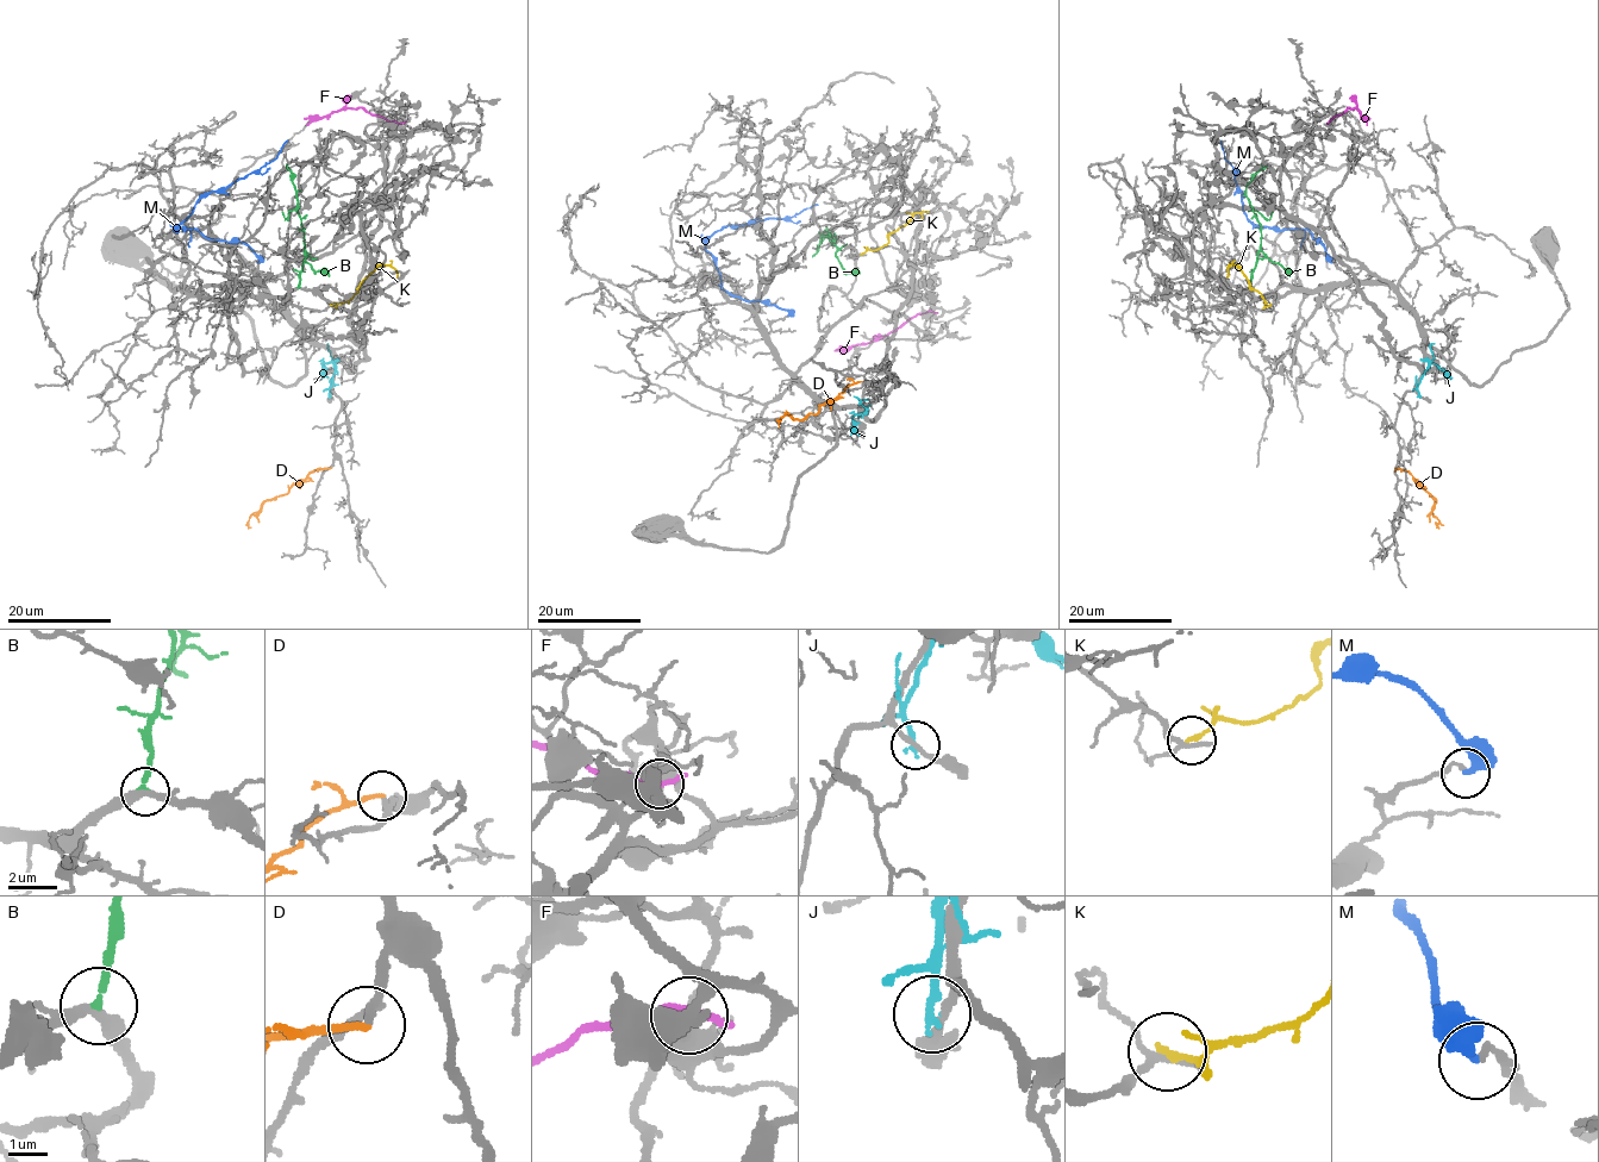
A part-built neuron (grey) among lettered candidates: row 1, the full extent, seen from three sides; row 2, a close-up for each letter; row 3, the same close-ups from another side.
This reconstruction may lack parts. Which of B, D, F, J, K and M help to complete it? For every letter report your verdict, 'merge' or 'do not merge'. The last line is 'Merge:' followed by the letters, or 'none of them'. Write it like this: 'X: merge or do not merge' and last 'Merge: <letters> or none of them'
B: merge
D: do not merge
F: do not merge
J: do not merge
K: do not merge
M: do not merge
Merge: B

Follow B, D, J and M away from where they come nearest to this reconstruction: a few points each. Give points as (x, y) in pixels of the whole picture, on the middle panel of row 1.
B: (829, 233), (834, 245), (825, 230), (816, 251)
D: (861, 381), (851, 383), (816, 413), (797, 419), (785, 414), (781, 419)
J: (860, 403), (866, 408), (853, 418), (859, 435)
M: (787, 314), (778, 306), (745, 300), (725, 291), (717, 260), (705, 243), (728, 225), (787, 218), (817, 205)

